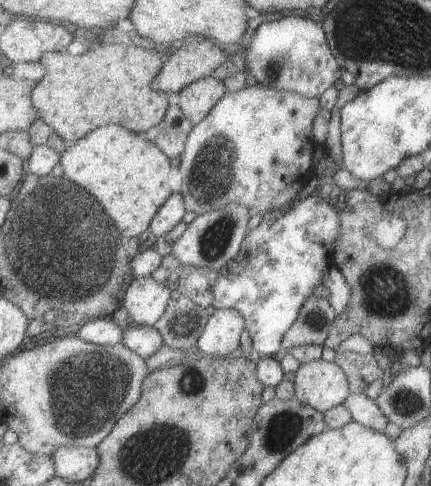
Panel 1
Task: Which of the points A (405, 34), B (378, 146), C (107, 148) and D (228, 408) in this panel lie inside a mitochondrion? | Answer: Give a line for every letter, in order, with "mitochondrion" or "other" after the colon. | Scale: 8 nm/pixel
A: mitochondrion
B: mitochondrion
C: other
D: other

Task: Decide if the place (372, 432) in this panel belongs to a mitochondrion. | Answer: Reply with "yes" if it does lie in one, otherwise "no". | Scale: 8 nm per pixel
no

